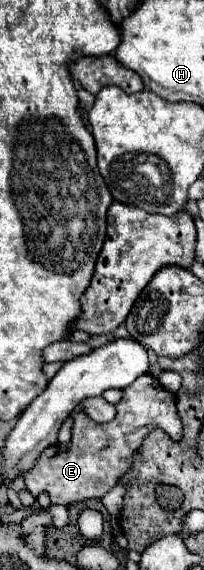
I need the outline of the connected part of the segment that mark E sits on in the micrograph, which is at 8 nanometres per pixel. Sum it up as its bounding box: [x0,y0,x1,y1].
[23,374,183,506]

